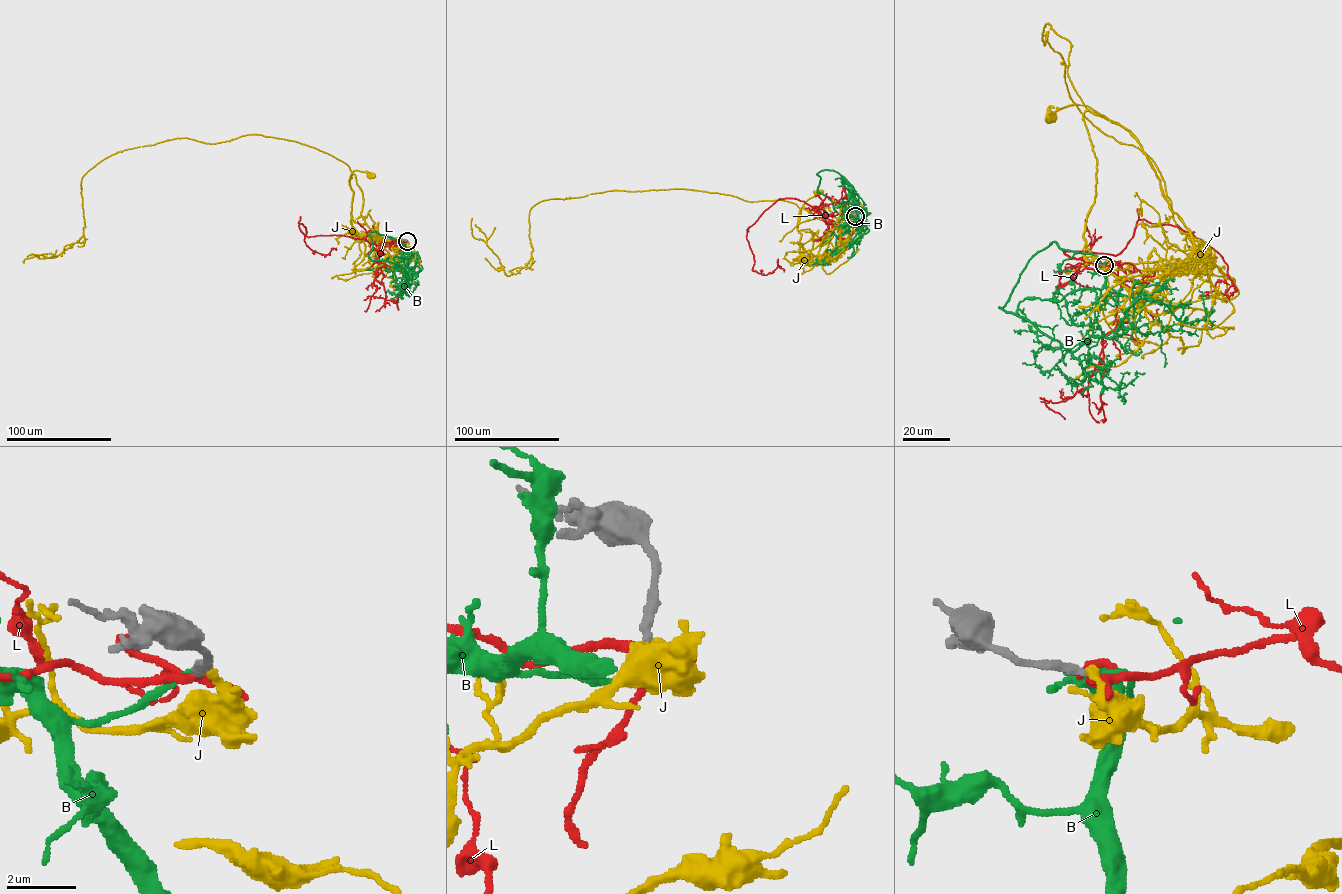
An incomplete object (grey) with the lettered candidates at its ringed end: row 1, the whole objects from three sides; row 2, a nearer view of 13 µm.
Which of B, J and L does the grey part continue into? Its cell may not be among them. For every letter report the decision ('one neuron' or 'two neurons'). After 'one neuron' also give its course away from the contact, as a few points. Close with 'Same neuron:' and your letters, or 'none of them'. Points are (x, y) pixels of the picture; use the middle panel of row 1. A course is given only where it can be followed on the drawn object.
B: one neuron; course (855, 216), (858, 197), (852, 193), (860, 210), (854, 202), (842, 209), (837, 226), (821, 245)
J: two neurons
L: two neurons
Same neuron: B

